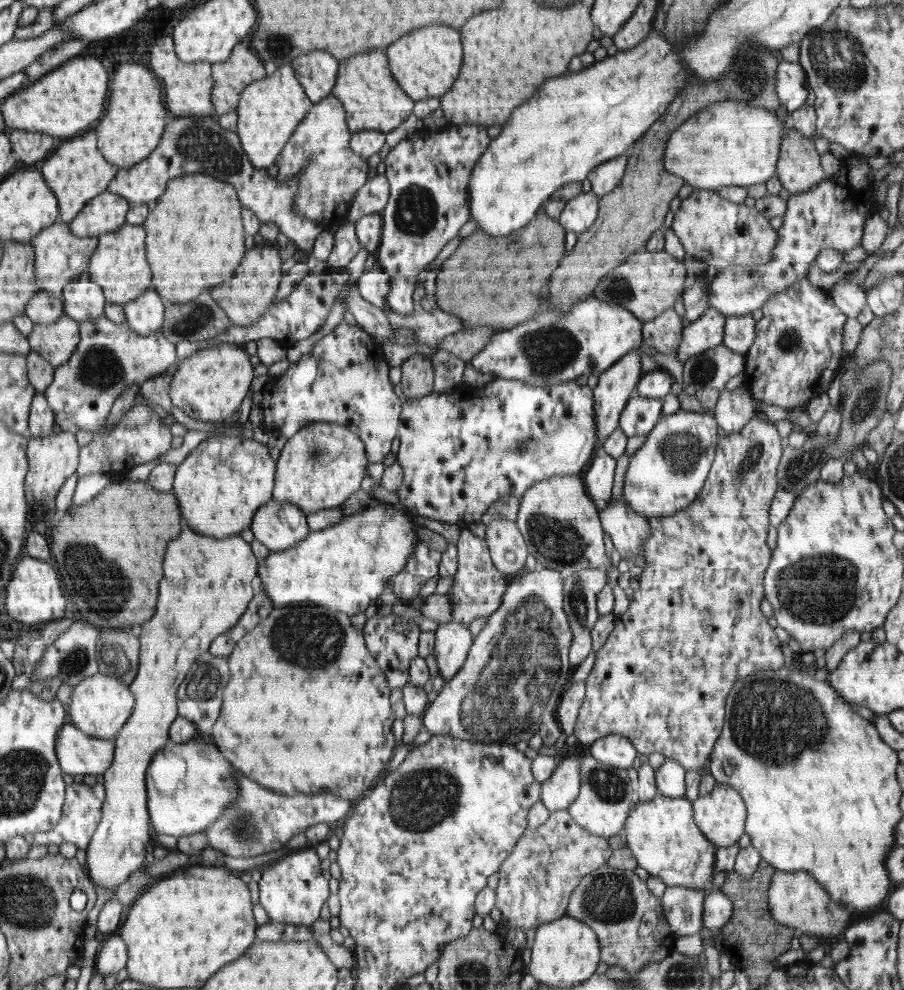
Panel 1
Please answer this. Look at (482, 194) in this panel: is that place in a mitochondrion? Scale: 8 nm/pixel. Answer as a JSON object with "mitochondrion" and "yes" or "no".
{"mitochondrion":"no"}

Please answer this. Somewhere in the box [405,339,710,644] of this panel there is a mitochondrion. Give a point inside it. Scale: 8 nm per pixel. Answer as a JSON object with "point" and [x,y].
{"point":[558,543]}

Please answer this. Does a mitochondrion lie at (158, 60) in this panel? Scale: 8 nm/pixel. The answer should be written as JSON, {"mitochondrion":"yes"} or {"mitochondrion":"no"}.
{"mitochondrion":"no"}

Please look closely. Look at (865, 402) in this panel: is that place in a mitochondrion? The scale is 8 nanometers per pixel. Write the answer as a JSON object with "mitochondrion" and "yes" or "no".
{"mitochondrion":"yes"}

